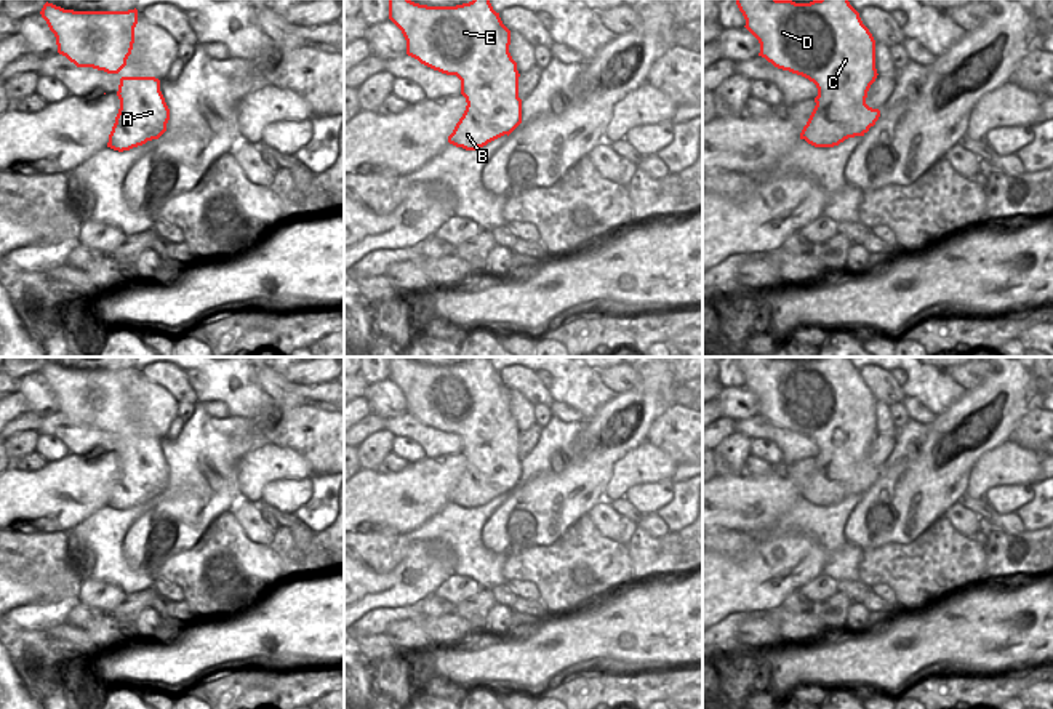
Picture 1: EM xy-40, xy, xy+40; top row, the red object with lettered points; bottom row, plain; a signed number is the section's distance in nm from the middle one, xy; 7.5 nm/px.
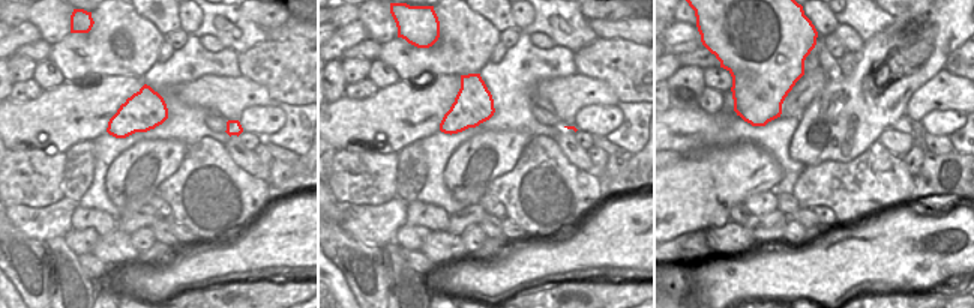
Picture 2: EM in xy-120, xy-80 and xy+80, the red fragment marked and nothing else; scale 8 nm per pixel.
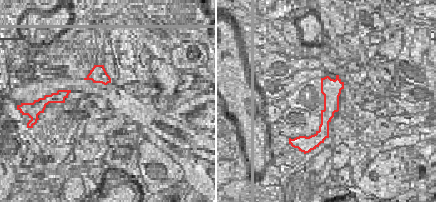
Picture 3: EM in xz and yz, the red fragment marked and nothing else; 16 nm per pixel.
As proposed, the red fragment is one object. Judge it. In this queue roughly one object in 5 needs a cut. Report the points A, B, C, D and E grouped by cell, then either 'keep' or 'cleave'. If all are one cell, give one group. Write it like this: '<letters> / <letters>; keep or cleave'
A B C D E; keep

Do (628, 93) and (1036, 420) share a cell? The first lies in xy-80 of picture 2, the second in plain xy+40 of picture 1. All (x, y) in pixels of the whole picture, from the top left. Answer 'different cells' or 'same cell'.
same cell

